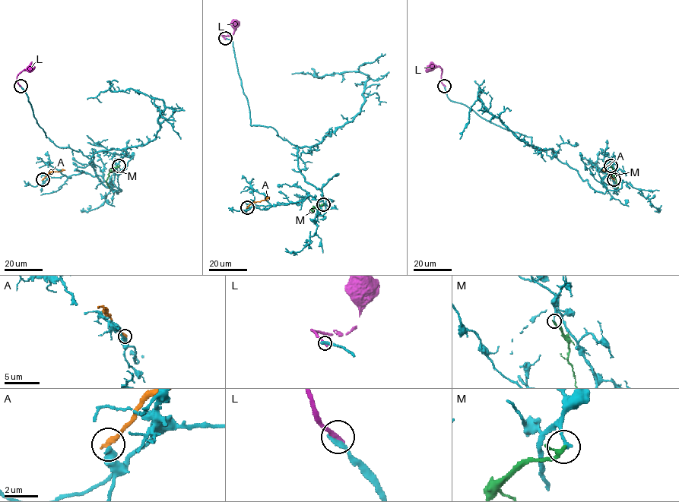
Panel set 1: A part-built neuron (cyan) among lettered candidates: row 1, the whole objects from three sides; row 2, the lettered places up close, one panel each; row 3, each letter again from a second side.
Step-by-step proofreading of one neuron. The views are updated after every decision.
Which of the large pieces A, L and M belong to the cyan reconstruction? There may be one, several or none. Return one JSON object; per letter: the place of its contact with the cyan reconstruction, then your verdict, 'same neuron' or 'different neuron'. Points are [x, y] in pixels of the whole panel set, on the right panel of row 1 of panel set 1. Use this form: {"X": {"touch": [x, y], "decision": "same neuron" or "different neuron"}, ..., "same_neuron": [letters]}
{"A": {"touch": [613, 179], "decision": "different neuron"}, "L": {"touch": [444, 86], "decision": "different neuron"}, "M": {"touch": [610, 165], "decision": "different neuron"}, "same_neuron": []}

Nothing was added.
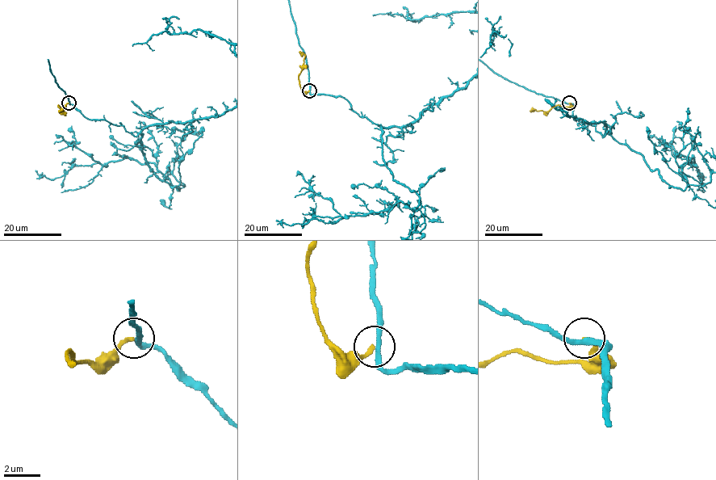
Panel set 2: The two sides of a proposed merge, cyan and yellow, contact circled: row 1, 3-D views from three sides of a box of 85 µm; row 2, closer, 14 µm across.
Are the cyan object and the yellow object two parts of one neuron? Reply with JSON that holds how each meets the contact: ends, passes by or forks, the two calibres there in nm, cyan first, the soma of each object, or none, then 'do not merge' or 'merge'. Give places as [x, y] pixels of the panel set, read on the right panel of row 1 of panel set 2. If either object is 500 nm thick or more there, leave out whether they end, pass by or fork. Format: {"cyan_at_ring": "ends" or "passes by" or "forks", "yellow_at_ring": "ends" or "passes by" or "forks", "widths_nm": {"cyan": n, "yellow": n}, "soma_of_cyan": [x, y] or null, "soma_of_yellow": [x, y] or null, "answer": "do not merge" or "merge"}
{"cyan_at_ring": "passes by", "yellow_at_ring": "ends", "widths_nm": {"cyan": 240, "yellow": 200}, "soma_of_cyan": null, "soma_of_yellow": null, "answer": "do not merge"}

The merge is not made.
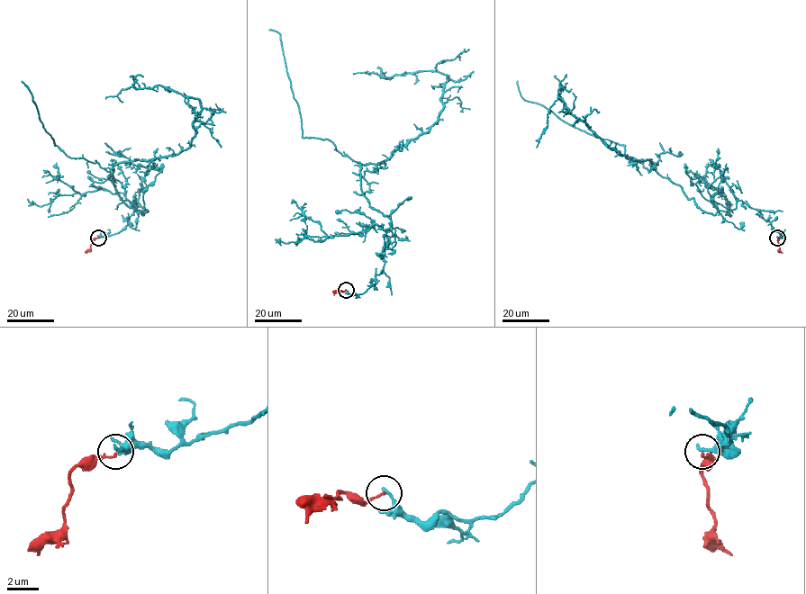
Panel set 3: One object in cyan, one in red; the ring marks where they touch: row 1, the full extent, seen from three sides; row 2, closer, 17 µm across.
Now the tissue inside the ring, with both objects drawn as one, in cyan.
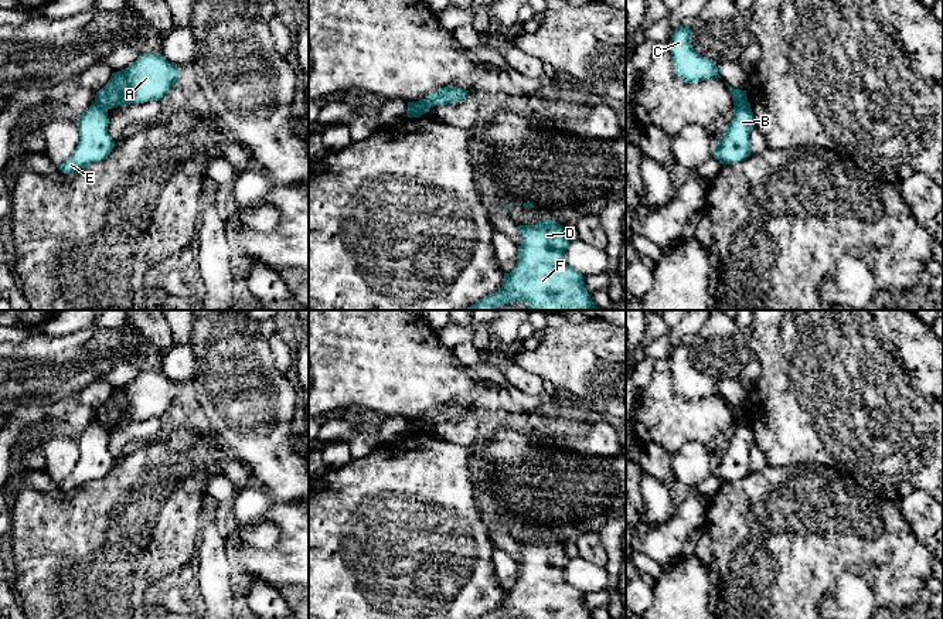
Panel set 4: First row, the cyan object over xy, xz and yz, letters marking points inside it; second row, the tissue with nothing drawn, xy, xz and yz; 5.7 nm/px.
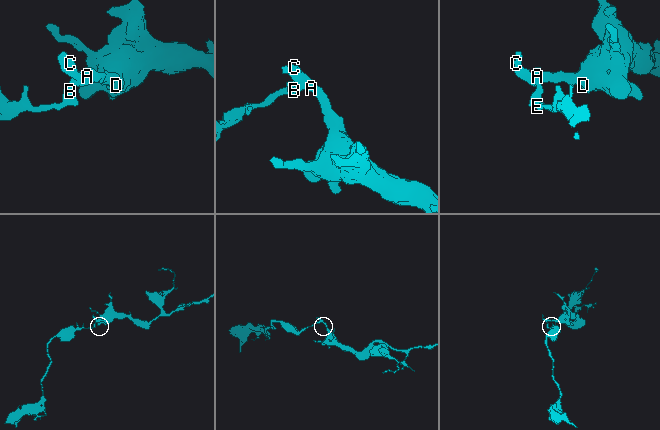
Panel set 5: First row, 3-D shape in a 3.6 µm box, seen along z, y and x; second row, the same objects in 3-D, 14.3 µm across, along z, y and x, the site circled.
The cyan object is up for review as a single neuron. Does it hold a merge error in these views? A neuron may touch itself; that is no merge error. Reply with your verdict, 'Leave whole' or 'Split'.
Split

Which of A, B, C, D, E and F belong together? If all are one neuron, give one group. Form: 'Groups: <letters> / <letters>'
Groups: A C D F / B E

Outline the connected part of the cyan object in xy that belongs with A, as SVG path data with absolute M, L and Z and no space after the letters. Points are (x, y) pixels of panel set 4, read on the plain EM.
M140 371L127 385L113 390L109 399L96 409L95 419L106 426L126 421L160 418L177 398L180 385L170 381L161 371Z

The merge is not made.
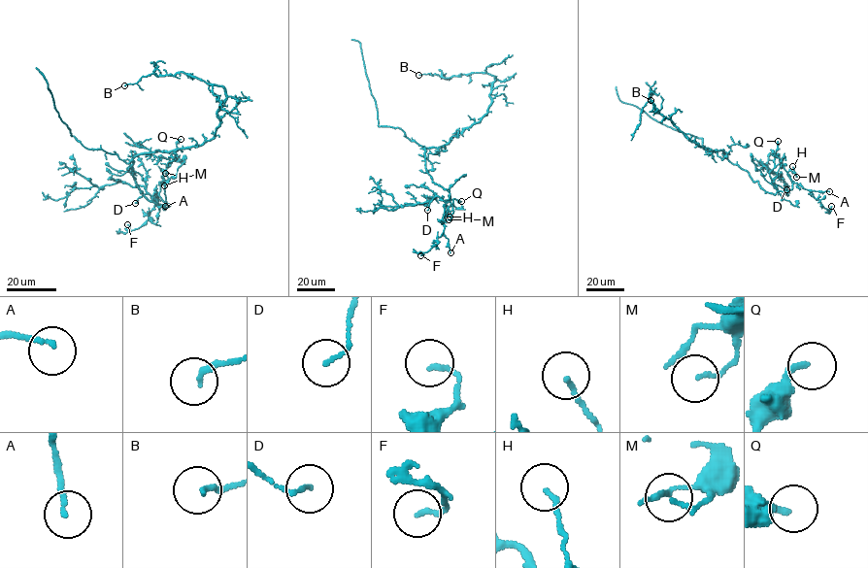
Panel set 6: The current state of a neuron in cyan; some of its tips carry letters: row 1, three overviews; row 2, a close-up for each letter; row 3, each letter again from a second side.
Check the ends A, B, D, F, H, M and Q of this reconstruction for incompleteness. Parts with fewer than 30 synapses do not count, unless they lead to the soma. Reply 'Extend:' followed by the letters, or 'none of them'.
Extend: none of them

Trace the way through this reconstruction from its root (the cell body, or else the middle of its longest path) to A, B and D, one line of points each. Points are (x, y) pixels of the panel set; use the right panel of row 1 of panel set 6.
A: (723, 151), (766, 192), (787, 191), (794, 183), (806, 189), (829, 191)
B: (723, 151), (692, 143), (656, 111), (649, 98), (650, 90), (653, 92), (650, 92), (650, 100)
D: (723, 151), (725, 157), (745, 169), (766, 192), (775, 194), (779, 191), (772, 183), (786, 189)

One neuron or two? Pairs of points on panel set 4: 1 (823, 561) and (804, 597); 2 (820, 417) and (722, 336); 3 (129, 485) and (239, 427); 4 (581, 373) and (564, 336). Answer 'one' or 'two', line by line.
1: one
2: two
3: two
4: one

